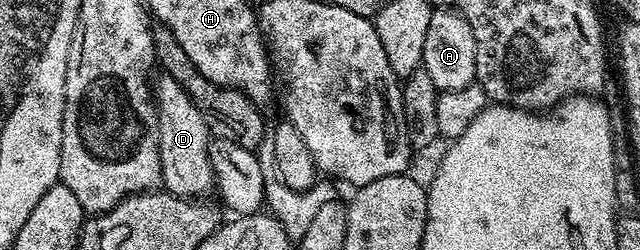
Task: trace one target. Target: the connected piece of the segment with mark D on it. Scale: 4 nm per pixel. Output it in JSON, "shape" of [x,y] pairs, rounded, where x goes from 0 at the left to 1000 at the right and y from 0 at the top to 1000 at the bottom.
{"shape":[[[255,296],[241,324],[239,396],[248,460],[248,628],[252,632],[252,736],[273,784],[294,792],[322,788],[334,756],[336,704],[327,632],[330,564],[328,500],[295,376],[283,360],[280,332]]]}

